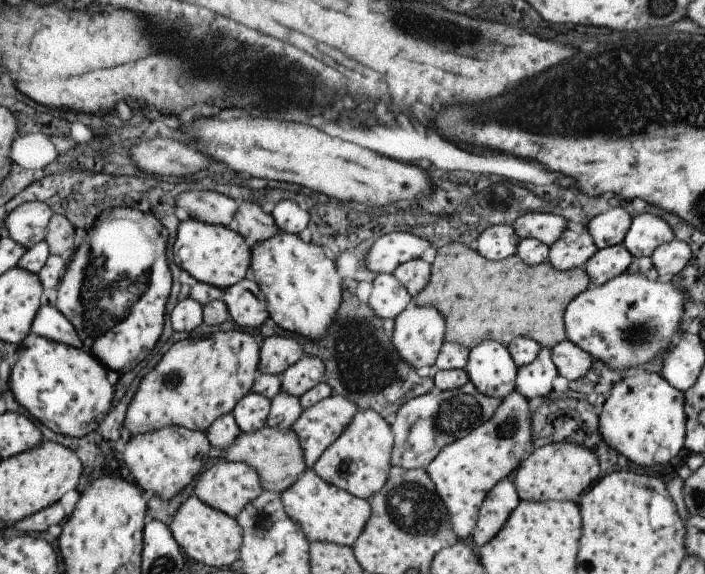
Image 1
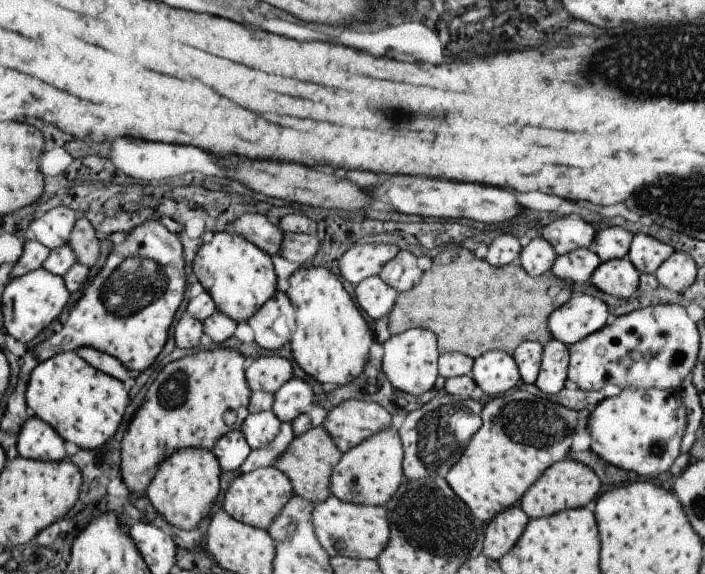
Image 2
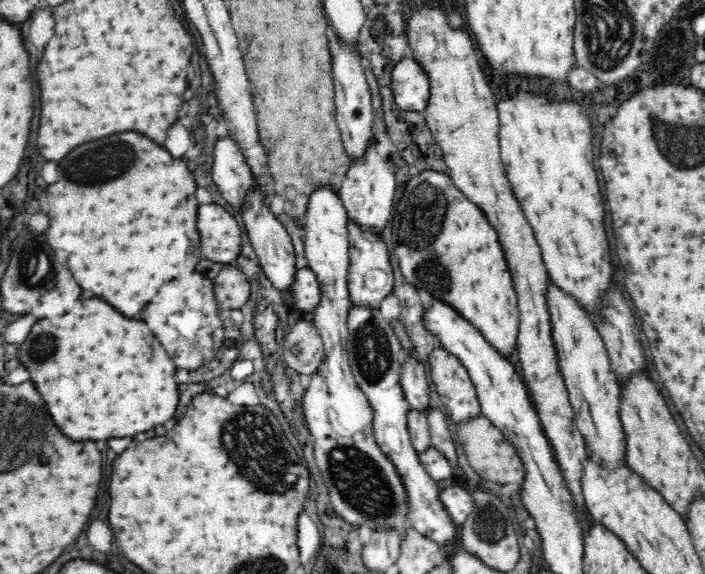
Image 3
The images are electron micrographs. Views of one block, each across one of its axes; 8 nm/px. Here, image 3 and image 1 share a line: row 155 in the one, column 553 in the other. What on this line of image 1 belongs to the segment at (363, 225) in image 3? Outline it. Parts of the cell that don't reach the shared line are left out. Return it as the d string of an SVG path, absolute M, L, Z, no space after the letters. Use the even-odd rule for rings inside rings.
M539 349L537 356L517 369L514 391L528 401L529 398L545 398L551 390L551 382L558 372L551 360L549 349Z

